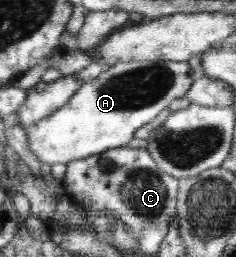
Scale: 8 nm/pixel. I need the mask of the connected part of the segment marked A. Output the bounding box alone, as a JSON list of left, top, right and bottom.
[25,60,194,165]

